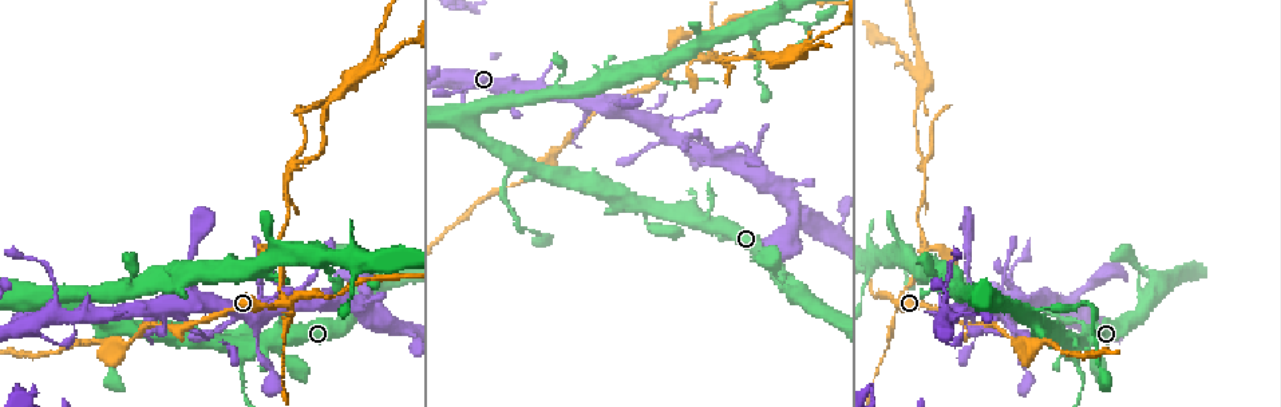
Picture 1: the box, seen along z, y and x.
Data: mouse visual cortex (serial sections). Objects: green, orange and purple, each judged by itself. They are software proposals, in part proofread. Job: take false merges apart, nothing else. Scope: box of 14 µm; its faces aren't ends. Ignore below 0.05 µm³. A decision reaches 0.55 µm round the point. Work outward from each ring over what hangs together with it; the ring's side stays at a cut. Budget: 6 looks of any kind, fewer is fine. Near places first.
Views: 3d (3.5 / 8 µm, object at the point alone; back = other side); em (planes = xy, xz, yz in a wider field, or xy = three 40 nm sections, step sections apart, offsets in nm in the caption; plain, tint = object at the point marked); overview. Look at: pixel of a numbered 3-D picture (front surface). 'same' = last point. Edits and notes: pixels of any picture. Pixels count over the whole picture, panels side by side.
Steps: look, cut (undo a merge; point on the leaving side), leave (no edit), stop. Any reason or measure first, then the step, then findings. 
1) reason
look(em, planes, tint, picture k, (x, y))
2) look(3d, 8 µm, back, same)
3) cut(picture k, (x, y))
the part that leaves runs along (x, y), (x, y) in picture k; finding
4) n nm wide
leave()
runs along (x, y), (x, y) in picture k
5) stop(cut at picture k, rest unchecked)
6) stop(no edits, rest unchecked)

three-way junction
look(3d, 3.5 µm, picture 1, (1077, 360))

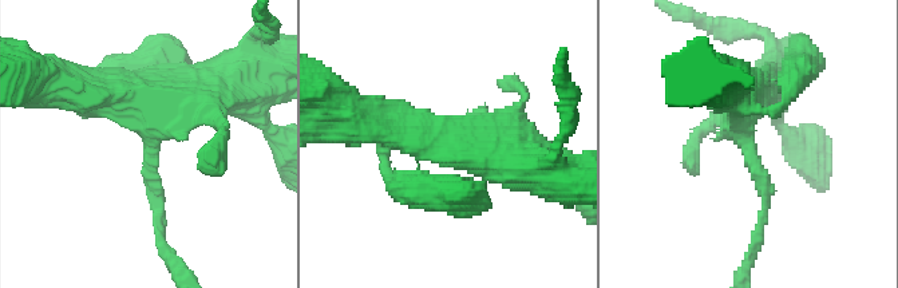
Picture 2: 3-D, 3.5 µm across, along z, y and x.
3 arms; arms of 150, 450, 500 nm
look(em, xy, step 1, tint, picture 2, (740, 138))

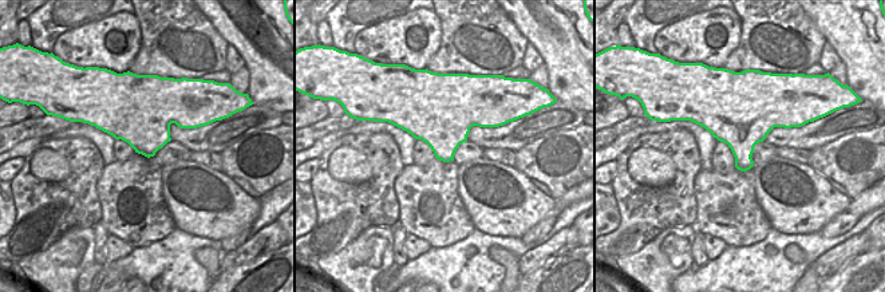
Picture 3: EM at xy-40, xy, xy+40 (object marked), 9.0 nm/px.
leave()
runs along (200, 85), (150, 118), (159, 221) in picture 2; all the same cell

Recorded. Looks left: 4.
branch point
look(3d, 3.5 µm, picture 1, (1037, 322))

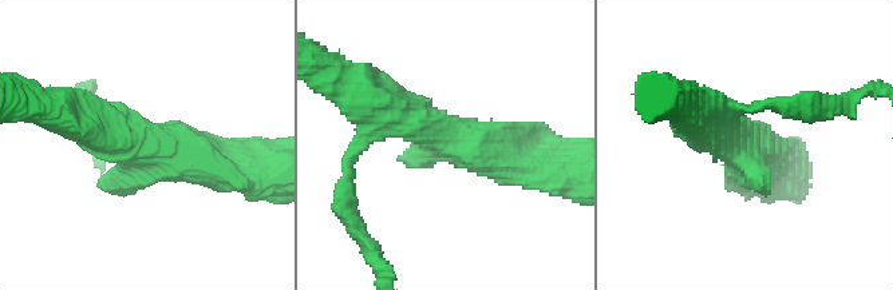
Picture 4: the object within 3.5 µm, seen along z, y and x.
shape alone is not enough
look(em, xy, step 2, tint, picture 4, (449, 136))

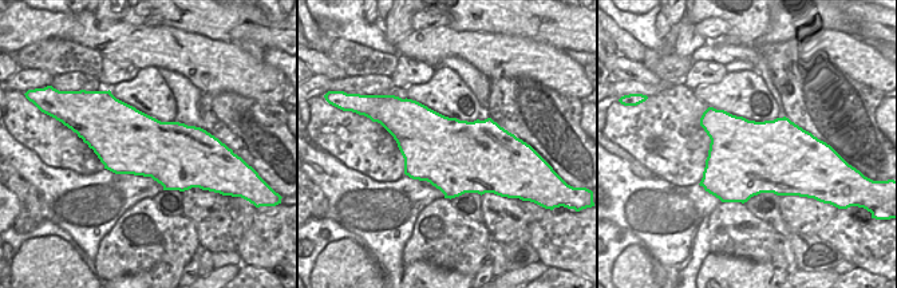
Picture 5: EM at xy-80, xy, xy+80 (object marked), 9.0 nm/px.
leave()
runs along (524, 163), (372, 102) in picture 4; continuous, no second cell

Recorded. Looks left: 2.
a fork
look(3d, 3.5 µm, picture 1, (281, 300))

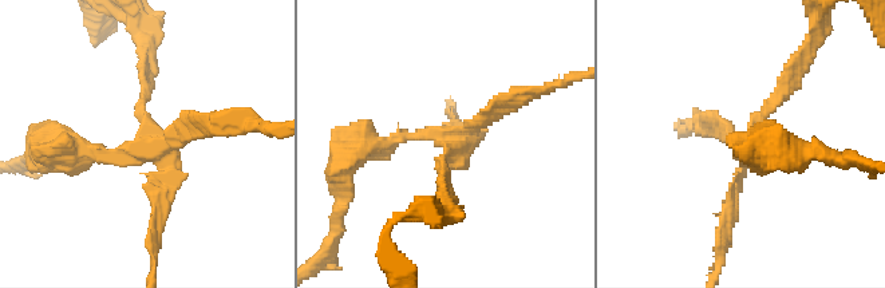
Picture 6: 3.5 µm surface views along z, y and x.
look(em, xy, step 5, tint, picture 6, (448, 137))

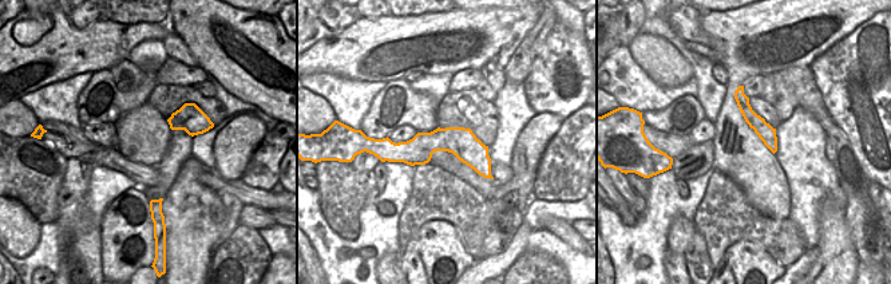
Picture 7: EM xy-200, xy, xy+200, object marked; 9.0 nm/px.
cut(picture 6, (161, 204))
the part that leaves runs along (157, 133), (141, 113), (145, 39) in picture 6; two cells meet here

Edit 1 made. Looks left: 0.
stop(cut at picture 6, rest unchecked)

